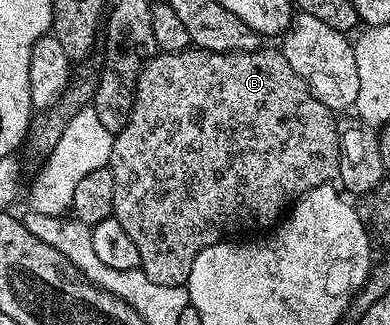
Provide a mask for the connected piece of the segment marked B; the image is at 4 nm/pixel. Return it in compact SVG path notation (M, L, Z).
M196 46L187 47L182 52L158 51L145 62L141 73L137 75L137 86L133 90L133 109L127 126L123 126L123 130L113 137L113 149L107 165L115 178L113 216L119 222L119 226L123 226L127 238L135 242L135 250L139 250L141 259L140 270L145 272L151 282L159 283L160 286L188 285L191 262L195 262L195 258L204 248L223 239L236 237L236 232L253 234L258 230L272 229L278 217L294 201L319 186L336 181L337 171L341 165L341 137L338 121L335 122L333 119L333 109L314 98L313 92L301 81L299 74L291 70L287 58L276 47L262 46L253 52L212 52Z

